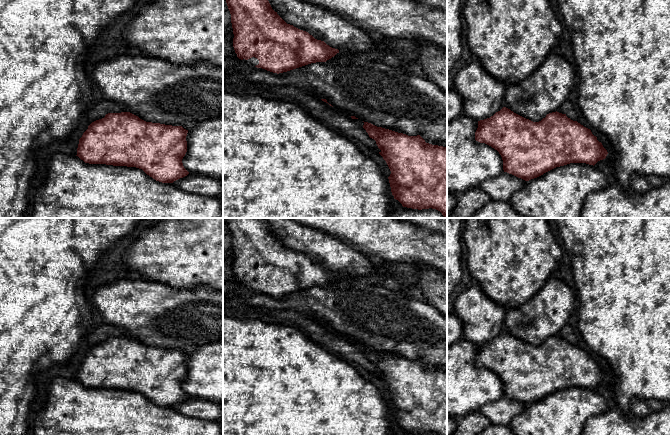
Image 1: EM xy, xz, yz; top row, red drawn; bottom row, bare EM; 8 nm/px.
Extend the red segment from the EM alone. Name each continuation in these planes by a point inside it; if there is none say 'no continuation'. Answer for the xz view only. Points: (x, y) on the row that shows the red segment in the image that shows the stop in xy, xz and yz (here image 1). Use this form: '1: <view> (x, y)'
1: xz (253, 61)

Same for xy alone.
no continuation

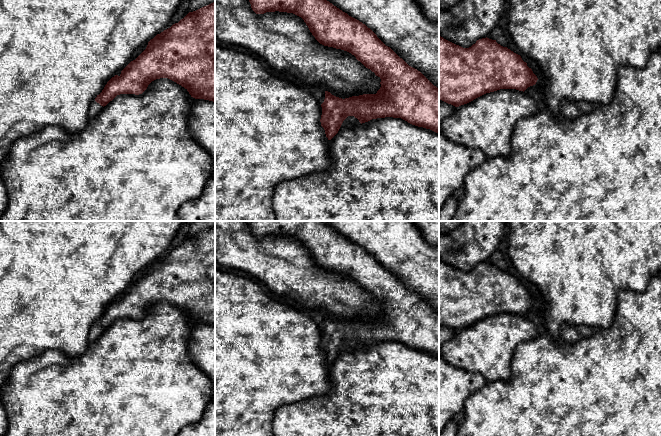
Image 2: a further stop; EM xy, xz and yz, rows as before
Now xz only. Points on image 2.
no continuation

